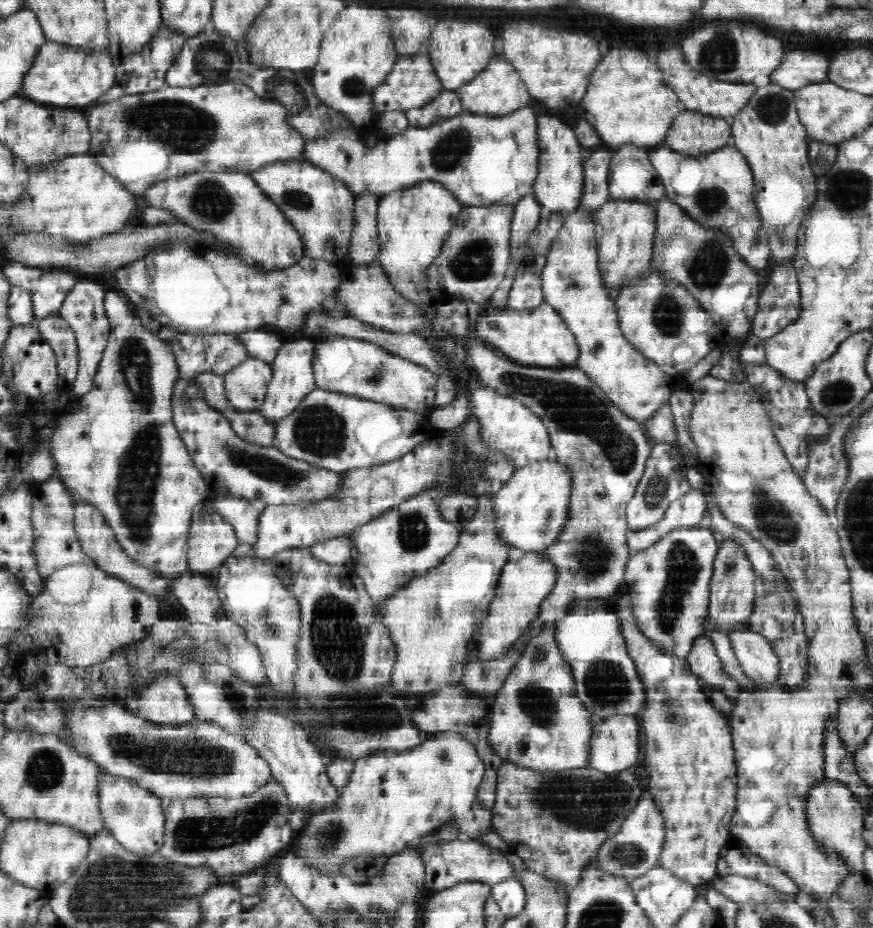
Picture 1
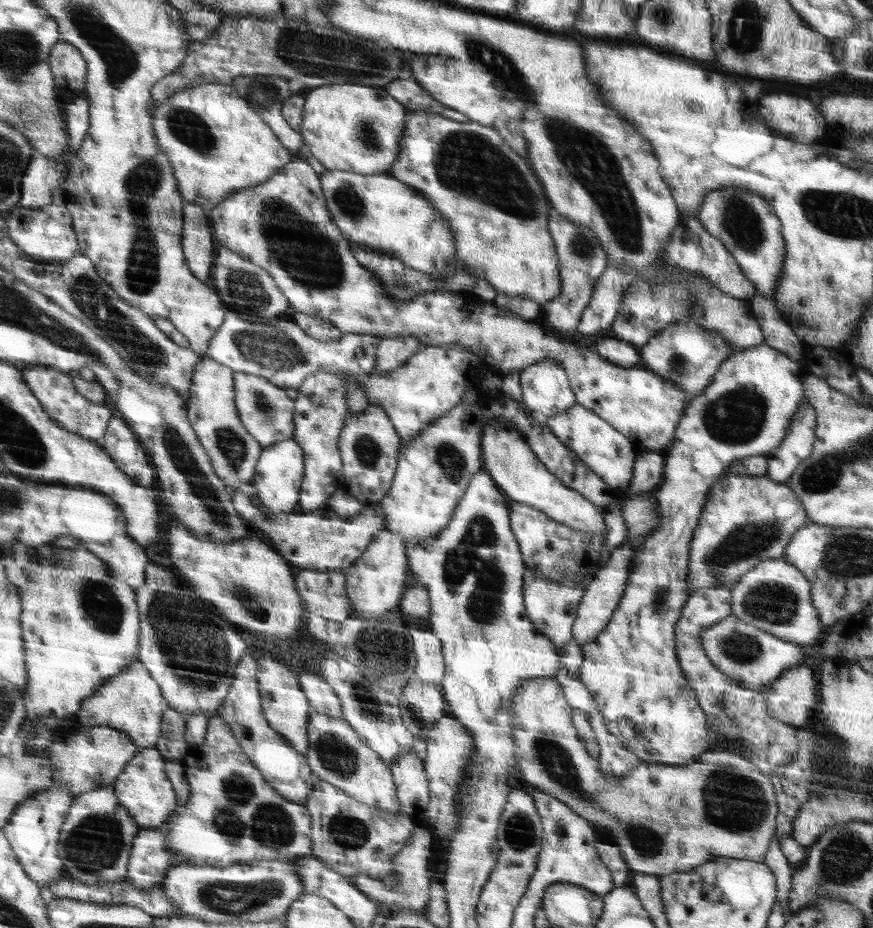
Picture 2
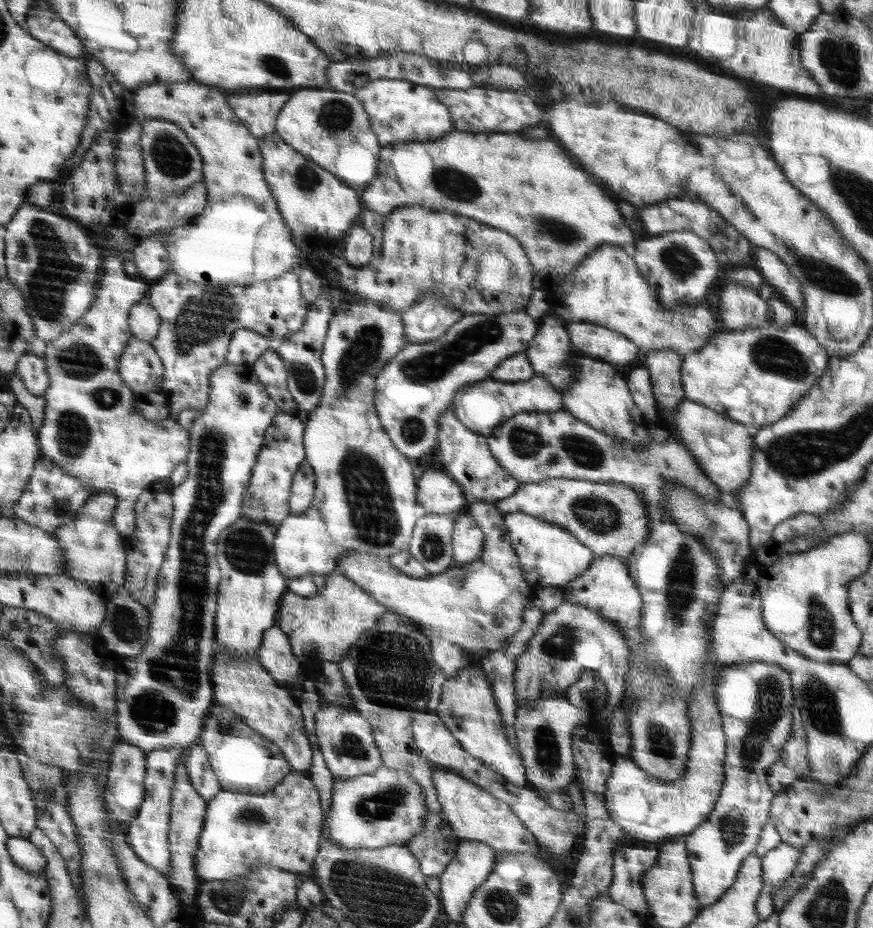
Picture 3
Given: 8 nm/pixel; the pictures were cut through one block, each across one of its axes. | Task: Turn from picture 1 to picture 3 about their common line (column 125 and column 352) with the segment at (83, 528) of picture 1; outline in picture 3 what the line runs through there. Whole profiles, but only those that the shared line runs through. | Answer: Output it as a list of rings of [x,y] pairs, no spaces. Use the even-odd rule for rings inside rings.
[[[476,501],[476,503],[472,503],[472,505],[466,507],[472,515],[472,518],[475,518],[475,521],[483,529],[484,534],[486,534],[486,537],[484,538],[485,550],[484,554],[481,555],[480,561],[472,562],[470,565],[453,565],[444,573],[432,574],[430,577],[416,578],[404,573],[404,571],[400,571],[398,567],[393,566],[390,558],[377,558],[377,556],[373,556],[372,554],[357,554],[357,552],[351,552],[351,554],[342,554],[339,556],[336,572],[342,573],[344,576],[348,577],[348,579],[354,581],[354,584],[360,585],[362,589],[368,591],[368,594],[371,594],[372,598],[376,598],[376,601],[380,601],[384,606],[387,606],[388,610],[412,618],[413,621],[422,625],[426,628],[424,634],[428,635],[431,639],[434,637],[448,639],[448,641],[456,643],[458,646],[462,647],[462,649],[468,650],[468,653],[470,653],[470,657],[472,657],[474,662],[481,663],[488,652],[493,650],[504,650],[508,647],[508,640],[510,640],[510,637],[514,638],[514,633],[516,633],[517,630],[520,629],[520,625],[522,625],[524,608],[528,602],[533,600],[534,593],[531,586],[528,585],[527,579],[524,578],[523,567],[521,567],[520,559],[517,558],[515,547],[512,546],[511,537],[507,532],[506,522],[504,522],[505,514],[498,510],[498,507],[496,507],[494,503],[488,503],[486,501]]]

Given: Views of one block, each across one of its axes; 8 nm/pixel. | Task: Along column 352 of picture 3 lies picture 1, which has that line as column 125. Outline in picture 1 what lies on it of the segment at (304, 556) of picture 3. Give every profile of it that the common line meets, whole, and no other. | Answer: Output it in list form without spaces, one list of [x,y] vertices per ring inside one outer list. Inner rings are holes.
[[[107,292],[104,306],[111,328],[108,343],[104,349],[98,372],[94,377],[92,390],[88,394],[81,396],[80,408],[76,410],[76,413],[70,414],[70,418],[62,419],[62,426],[58,426],[58,429],[54,430],[53,441],[50,442],[50,451],[53,452],[54,463],[57,463],[55,472],[57,472],[58,478],[75,498],[85,499],[85,502],[88,502],[90,506],[100,510],[105,515],[105,521],[108,526],[112,527],[121,548],[131,560],[134,560],[139,566],[152,569],[158,575],[164,576],[164,578],[187,574],[189,573],[187,570],[188,536],[191,518],[193,517],[193,508],[204,499],[207,499],[211,491],[200,471],[193,465],[193,456],[190,456],[190,452],[186,449],[186,444],[182,443],[182,438],[178,435],[177,428],[174,427],[172,398],[173,388],[179,377],[175,354],[169,346],[166,346],[156,336],[154,331],[149,331],[143,325],[143,322],[136,316],[136,312],[132,310],[129,300],[123,294]]]

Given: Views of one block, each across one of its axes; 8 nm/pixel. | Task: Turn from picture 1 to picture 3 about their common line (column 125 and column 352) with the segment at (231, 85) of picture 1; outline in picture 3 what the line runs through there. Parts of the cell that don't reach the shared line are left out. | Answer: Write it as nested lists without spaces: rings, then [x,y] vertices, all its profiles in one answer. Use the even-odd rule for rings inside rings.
[[[300,90],[288,97],[278,116],[275,133],[292,146],[294,150],[319,163],[326,170],[331,171],[339,179],[348,182],[352,189],[364,192],[370,181],[376,182],[376,175],[380,170],[379,154],[384,148],[379,142],[379,136],[372,130],[371,116],[358,98],[352,93],[337,90]]]

